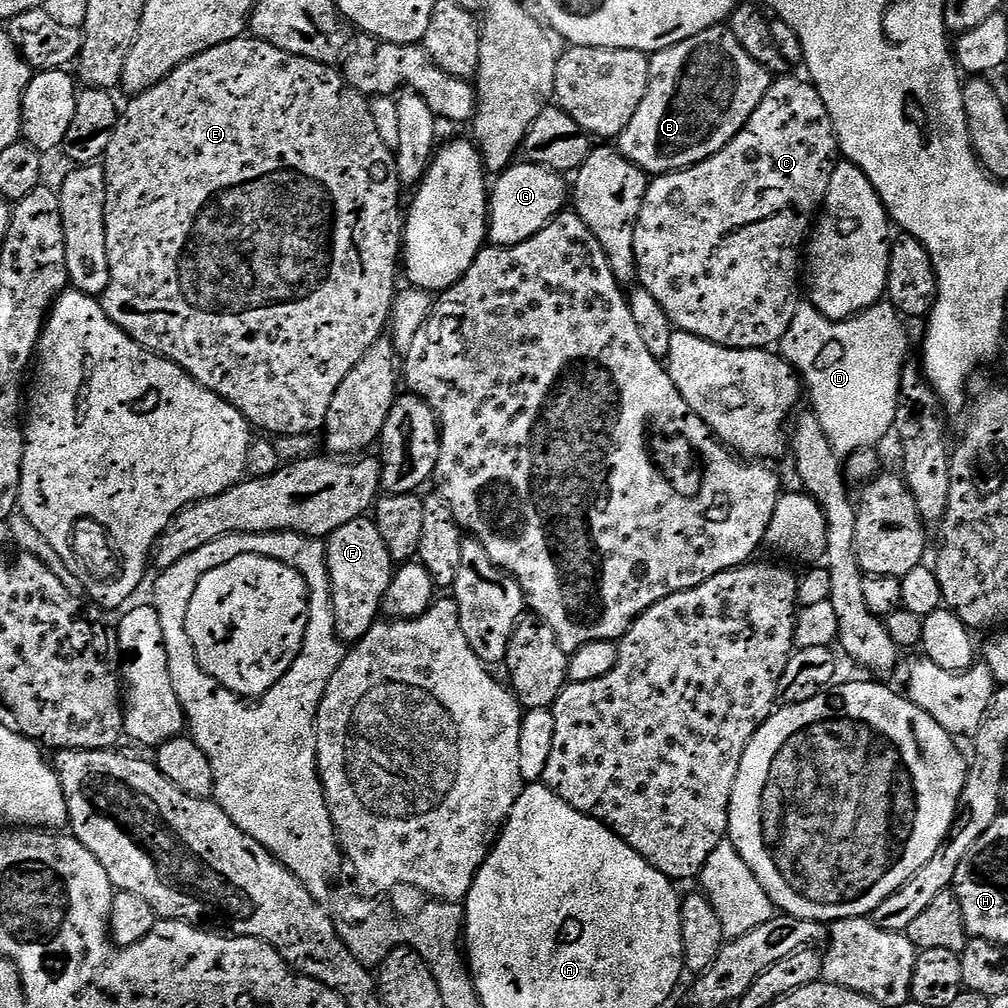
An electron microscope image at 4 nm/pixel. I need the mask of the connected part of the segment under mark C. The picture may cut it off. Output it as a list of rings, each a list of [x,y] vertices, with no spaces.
[[[784,74],[773,79],[758,110],[754,110],[744,129],[725,148],[718,150],[718,154],[680,172],[667,172],[664,176],[655,177],[649,183],[642,210],[638,214],[638,226],[634,230],[634,258],[639,287],[654,294],[655,300],[661,304],[662,310],[666,310],[666,314],[679,331],[701,336],[703,340],[709,340],[723,348],[768,350],[779,345],[786,330],[790,330],[790,322],[794,322],[794,314],[802,303],[802,253],[805,251],[814,217],[821,211],[823,202],[828,197],[830,178],[841,156],[834,122],[826,110],[826,102],[822,102],[816,87],[807,79],[795,80],[792,74]]]

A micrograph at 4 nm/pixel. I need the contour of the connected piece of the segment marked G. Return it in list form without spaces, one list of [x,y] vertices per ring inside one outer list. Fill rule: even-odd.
[[[513,162],[495,177],[488,201],[488,240],[495,247],[509,248],[534,238],[538,230],[565,211],[570,200],[570,184],[561,173],[546,166]]]

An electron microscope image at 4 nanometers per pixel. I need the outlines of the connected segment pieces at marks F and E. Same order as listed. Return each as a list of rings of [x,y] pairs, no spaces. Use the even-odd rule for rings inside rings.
[[[367,515],[359,516],[354,522],[346,522],[346,526],[338,526],[338,530],[334,530],[331,536],[327,537],[326,547],[336,634],[344,642],[361,640],[381,619],[384,595],[390,586],[394,571],[392,555],[390,550],[386,550],[386,542],[382,542],[382,534],[378,532],[375,519]]]
[[[241,38],[241,39],[239,39],[239,40],[231,40],[231,41],[230,41],[230,42],[226,42],[226,43],[225,43],[225,44],[219,44],[219,45],[218,45],[218,46],[214,46],[214,47],[213,47],[213,48],[208,48],[208,49],[206,49],[206,50],[205,50],[205,52],[203,52],[203,53],[202,53],[202,54],[198,54],[198,55],[197,55],[197,56],[195,56],[195,57],[194,57],[194,58],[190,58],[190,59],[189,59],[189,60],[187,60],[187,61],[186,61],[186,63],[185,63],[185,64],[183,64],[183,65],[182,65],[182,66],[178,66],[178,67],[177,67],[177,68],[176,68],[176,69],[175,69],[175,70],[174,70],[174,71],[172,71],[172,73],[170,73],[170,74],[169,74],[169,75],[168,75],[168,77],[167,77],[167,78],[165,78],[165,79],[164,79],[164,80],[163,80],[163,81],[162,81],[162,82],[158,82],[158,83],[157,83],[157,84],[156,84],[156,85],[154,85],[154,86],[153,86],[153,87],[152,87],[152,88],[151,88],[151,89],[150,89],[150,90],[146,90],[146,91],[145,91],[145,92],[141,92],[141,93],[139,93],[139,94],[136,94],[136,95],[133,95],[133,96],[132,96],[132,97],[131,97],[131,99],[129,99],[129,100],[132,100],[132,101],[130,101],[130,102],[129,102],[129,104],[128,104],[128,105],[127,105],[127,104],[126,104],[126,103],[125,103],[125,104],[124,104],[124,105],[123,105],[123,108],[122,108],[122,111],[121,111],[121,113],[120,113],[120,121],[118,121],[118,123],[116,123],[116,129],[114,129],[114,130],[113,130],[113,132],[111,132],[111,134],[110,134],[110,135],[109,135],[109,138],[108,138],[108,144],[107,144],[107,145],[106,145],[106,146],[105,146],[105,148],[104,148],[104,150],[103,150],[103,153],[102,153],[102,167],[103,167],[103,170],[104,170],[104,173],[105,173],[105,174],[106,174],[106,258],[110,258],[110,286],[106,286],[106,290],[105,290],[105,291],[104,291],[104,294],[103,294],[103,296],[101,296],[101,297],[99,297],[99,302],[100,302],[100,305],[102,305],[102,307],[103,307],[103,308],[104,308],[104,309],[105,309],[105,310],[106,310],[106,314],[107,314],[107,315],[108,315],[108,317],[110,317],[110,318],[111,318],[111,320],[112,320],[112,321],[114,321],[114,323],[115,323],[115,324],[117,324],[117,325],[118,325],[118,327],[120,327],[120,328],[121,328],[121,330],[122,330],[122,331],[124,331],[124,333],[125,333],[125,334],[126,334],[126,335],[127,335],[127,336],[129,336],[129,337],[130,337],[130,339],[132,339],[132,340],[133,340],[133,341],[134,341],[134,342],[138,342],[138,343],[139,343],[139,344],[141,344],[141,346],[142,346],[142,347],[143,347],[143,348],[148,348],[148,349],[150,349],[150,351],[151,351],[151,352],[156,352],[156,353],[158,353],[158,355],[160,355],[160,356],[164,356],[164,357],[166,357],[166,358],[167,358],[167,360],[173,360],[173,361],[174,361],[174,362],[175,362],[175,364],[176,364],[176,365],[178,365],[178,367],[180,367],[180,368],[181,368],[181,369],[182,369],[182,370],[186,370],[186,371],[187,371],[187,372],[188,372],[188,373],[189,373],[189,374],[190,374],[190,375],[192,375],[192,377],[193,377],[193,378],[195,378],[195,379],[196,379],[196,380],[197,380],[197,382],[199,382],[199,384],[201,384],[201,385],[202,385],[202,386],[206,386],[206,387],[207,387],[207,388],[208,388],[208,389],[209,389],[209,390],[210,390],[210,391],[211,391],[211,392],[213,392],[213,393],[214,393],[214,394],[218,394],[218,395],[219,395],[219,396],[221,396],[221,397],[222,397],[222,398],[223,398],[223,400],[225,400],[225,401],[226,401],[226,402],[230,402],[230,403],[231,403],[231,404],[233,404],[233,405],[234,405],[234,407],[236,407],[236,408],[237,408],[237,409],[238,409],[238,411],[240,411],[240,412],[241,412],[241,413],[242,413],[242,415],[243,415],[243,416],[245,416],[245,418],[247,418],[247,420],[248,420],[248,423],[249,423],[249,424],[251,424],[251,425],[253,425],[253,426],[255,426],[255,427],[256,427],[256,428],[257,428],[257,429],[260,429],[260,428],[265,428],[265,430],[266,430],[266,431],[268,431],[268,432],[273,432],[273,434],[272,434],[272,433],[268,433],[268,434],[271,434],[271,435],[272,435],[272,436],[273,436],[273,437],[276,437],[276,438],[283,438],[283,437],[285,437],[285,436],[312,436],[312,435],[313,435],[313,434],[316,434],[316,433],[319,433],[319,432],[320,432],[320,431],[321,431],[321,429],[323,429],[323,426],[324,426],[324,419],[325,419],[325,418],[326,418],[326,414],[327,414],[327,413],[328,413],[328,411],[329,411],[329,410],[330,410],[330,402],[334,402],[334,394],[335,394],[335,393],[336,393],[336,391],[337,391],[337,390],[338,390],[338,386],[342,386],[342,378],[346,378],[346,374],[350,374],[350,370],[354,370],[354,366],[358,366],[358,362],[362,362],[362,358],[363,358],[363,357],[364,357],[364,355],[365,355],[365,354],[366,354],[366,350],[370,350],[370,346],[374,346],[374,342],[375,342],[375,341],[376,341],[376,340],[379,340],[379,339],[381,339],[381,337],[383,337],[383,336],[384,336],[384,335],[385,335],[385,332],[386,332],[386,329],[387,329],[387,328],[388,328],[388,327],[389,327],[389,324],[390,324],[390,317],[391,317],[391,314],[392,314],[392,301],[393,301],[393,300],[395,300],[395,299],[396,299],[396,293],[397,293],[397,291],[398,291],[398,283],[397,283],[397,284],[396,284],[396,268],[397,268],[397,272],[398,272],[398,265],[399,265],[399,264],[400,264],[400,263],[401,263],[401,260],[402,260],[402,204],[401,204],[401,208],[400,208],[400,192],[401,192],[401,193],[402,193],[402,185],[401,185],[401,183],[400,183],[400,179],[399,179],[399,178],[398,178],[398,166],[397,166],[397,165],[396,165],[396,153],[395,153],[395,151],[393,151],[393,149],[391,149],[391,148],[388,148],[388,147],[387,147],[387,146],[386,146],[386,142],[382,142],[382,137],[381,137],[381,136],[380,136],[380,135],[378,135],[378,130],[377,130],[377,129],[376,129],[376,127],[375,127],[375,126],[374,126],[374,118],[373,118],[373,117],[372,117],[372,115],[371,115],[371,114],[370,114],[370,103],[369,103],[369,101],[368,101],[368,100],[367,100],[367,99],[366,99],[366,97],[364,97],[364,95],[363,95],[363,94],[361,94],[361,92],[360,92],[360,91],[359,91],[359,90],[358,90],[358,89],[357,89],[357,88],[352,88],[352,87],[350,87],[350,85],[349,85],[349,84],[348,84],[348,82],[347,82],[347,80],[345,80],[345,79],[344,79],[344,77],[343,77],[343,75],[341,75],[341,73],[340,73],[340,72],[339,72],[339,71],[337,71],[337,69],[336,69],[336,68],[335,68],[335,67],[332,67],[332,66],[329,66],[329,65],[326,65],[326,64],[319,64],[319,63],[318,63],[318,62],[314,62],[314,61],[313,61],[313,60],[308,60],[308,59],[306,59],[306,57],[305,57],[305,56],[295,56],[295,55],[294,55],[294,54],[286,54],[286,53],[285,53],[285,52],[283,52],[283,51],[282,51],[282,50],[278,50],[278,49],[277,49],[277,48],[275,48],[275,47],[274,47],[274,46],[270,46],[270,45],[269,45],[269,44],[267,44],[267,43],[266,43],[266,42],[262,42],[262,41],[261,41],[261,40],[258,40],[258,39],[255,39],[255,38]]]

